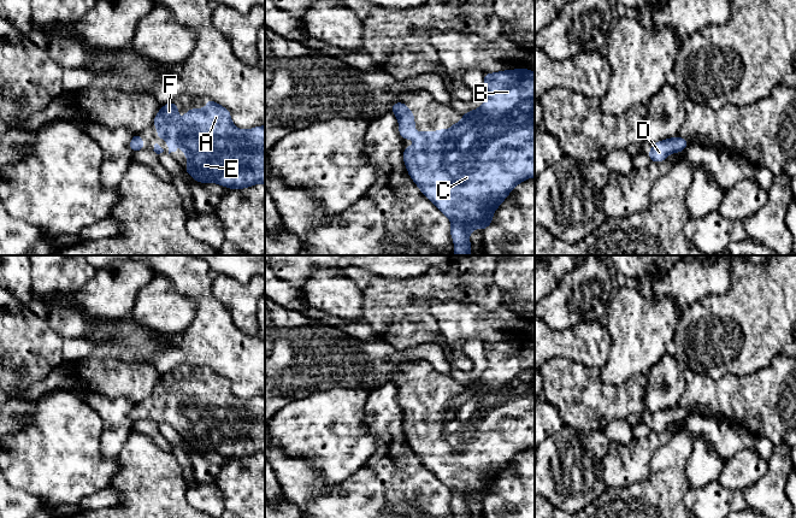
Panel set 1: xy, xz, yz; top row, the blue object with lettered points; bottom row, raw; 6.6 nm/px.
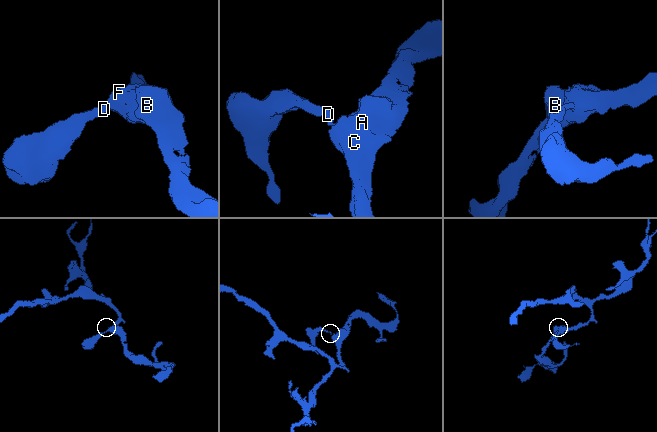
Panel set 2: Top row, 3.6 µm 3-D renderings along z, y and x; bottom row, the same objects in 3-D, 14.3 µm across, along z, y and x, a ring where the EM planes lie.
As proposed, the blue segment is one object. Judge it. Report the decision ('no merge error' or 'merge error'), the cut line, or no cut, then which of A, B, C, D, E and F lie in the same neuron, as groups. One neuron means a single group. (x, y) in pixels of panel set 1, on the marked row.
no merge error; no cut; A B C D E F

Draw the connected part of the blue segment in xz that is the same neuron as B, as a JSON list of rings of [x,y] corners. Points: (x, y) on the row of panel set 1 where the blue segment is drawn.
[[[520,67],[484,73],[487,99],[477,110],[462,113],[462,120],[447,131],[425,129],[414,133],[413,112],[397,101],[391,112],[397,117],[402,140],[414,139],[413,147],[403,147],[408,175],[420,192],[450,219],[450,236],[455,255],[470,255],[468,236],[474,228],[482,231],[507,195],[523,181],[535,177],[535,72]]]

